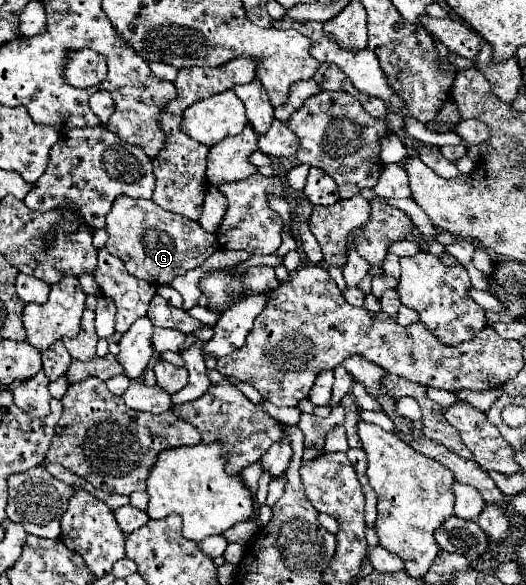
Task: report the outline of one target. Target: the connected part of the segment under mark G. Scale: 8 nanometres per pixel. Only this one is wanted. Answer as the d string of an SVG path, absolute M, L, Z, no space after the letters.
M118 196L114 200L112 210L106 216L106 232L108 252L118 256L132 276L142 278L154 286L170 284L176 276L200 266L210 254L218 250L216 236L204 232L198 222L162 210L152 200L132 200L128 196Z

